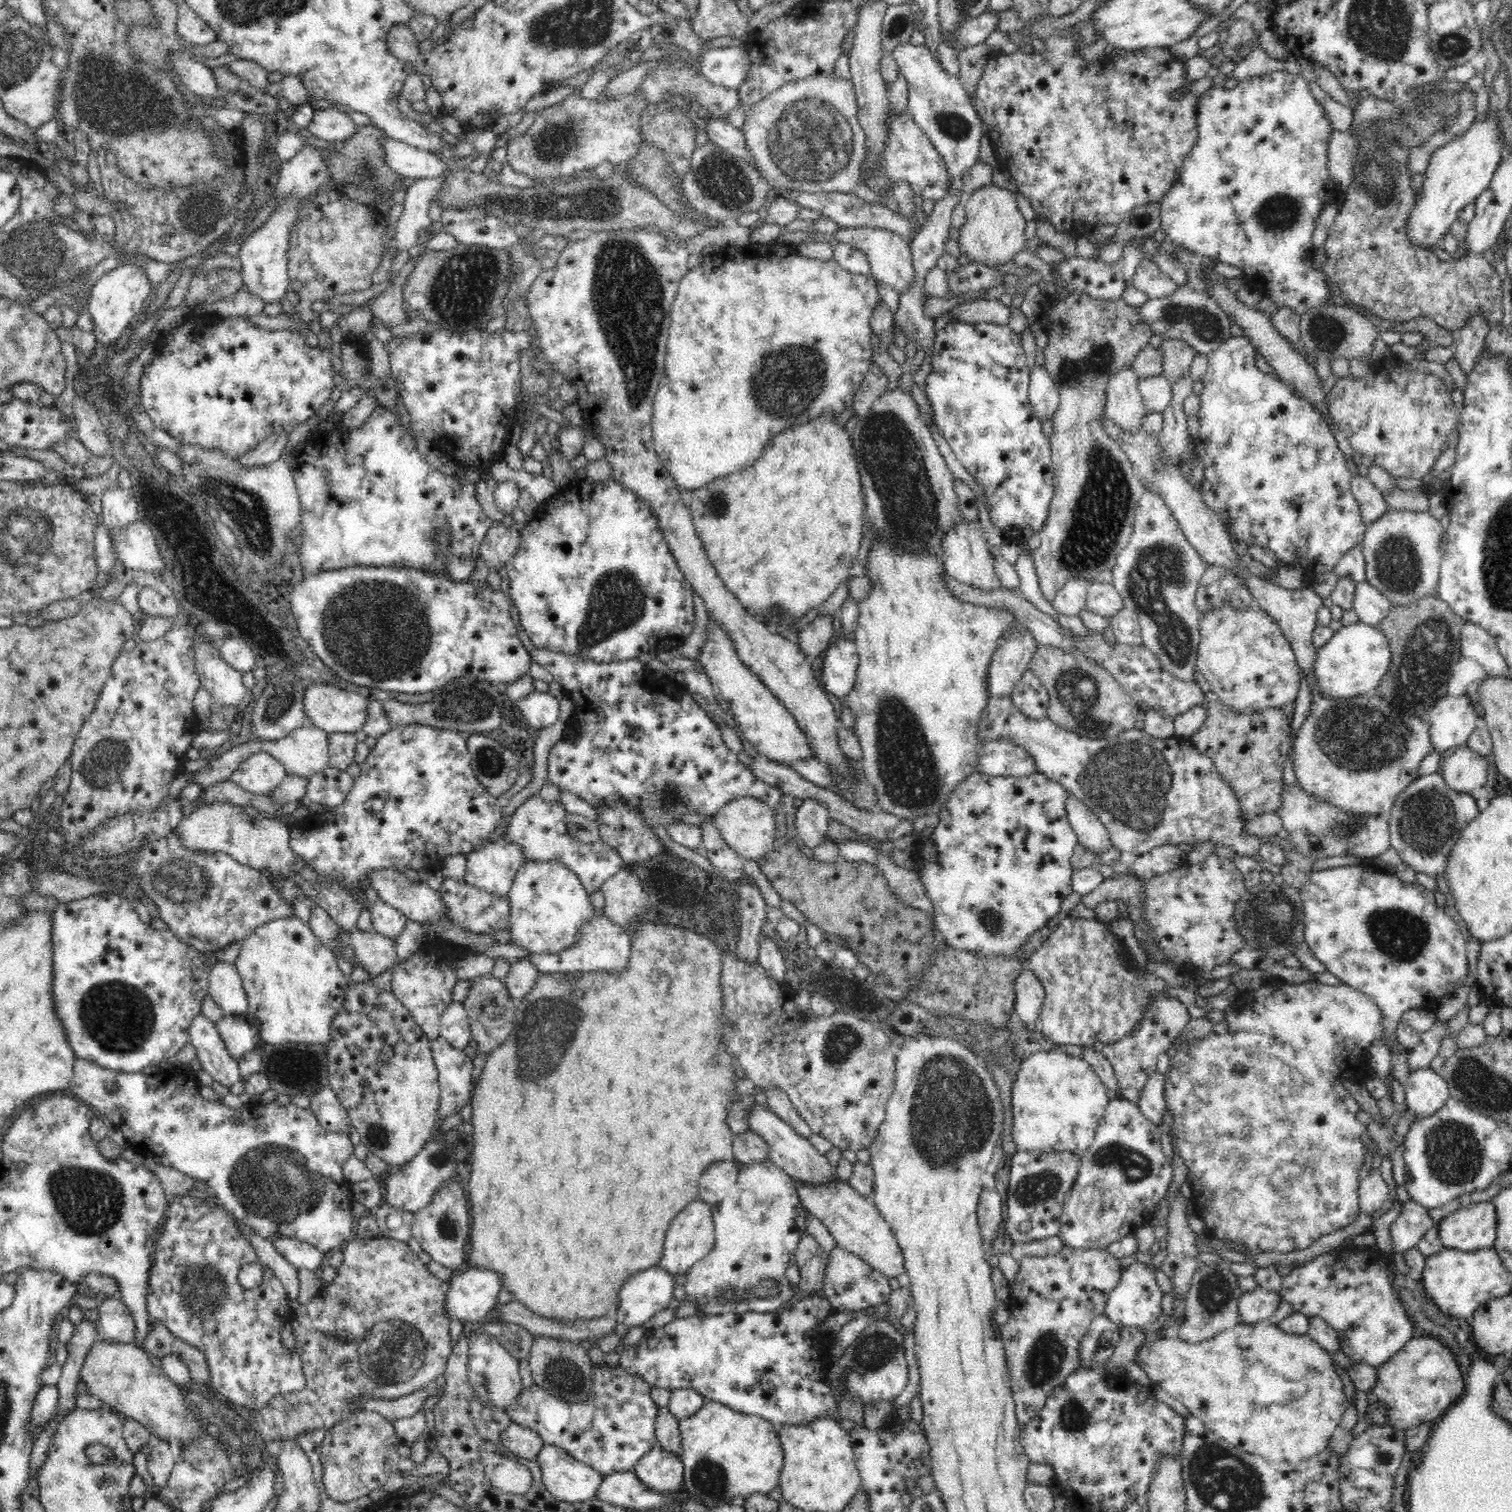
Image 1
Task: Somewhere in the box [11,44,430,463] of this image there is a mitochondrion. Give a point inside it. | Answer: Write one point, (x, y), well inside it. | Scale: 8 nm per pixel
(203, 212)

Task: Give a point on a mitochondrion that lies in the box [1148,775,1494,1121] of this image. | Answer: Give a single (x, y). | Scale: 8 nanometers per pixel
(1424, 824)

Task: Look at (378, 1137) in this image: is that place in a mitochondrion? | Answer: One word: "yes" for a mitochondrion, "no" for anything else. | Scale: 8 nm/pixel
yes

